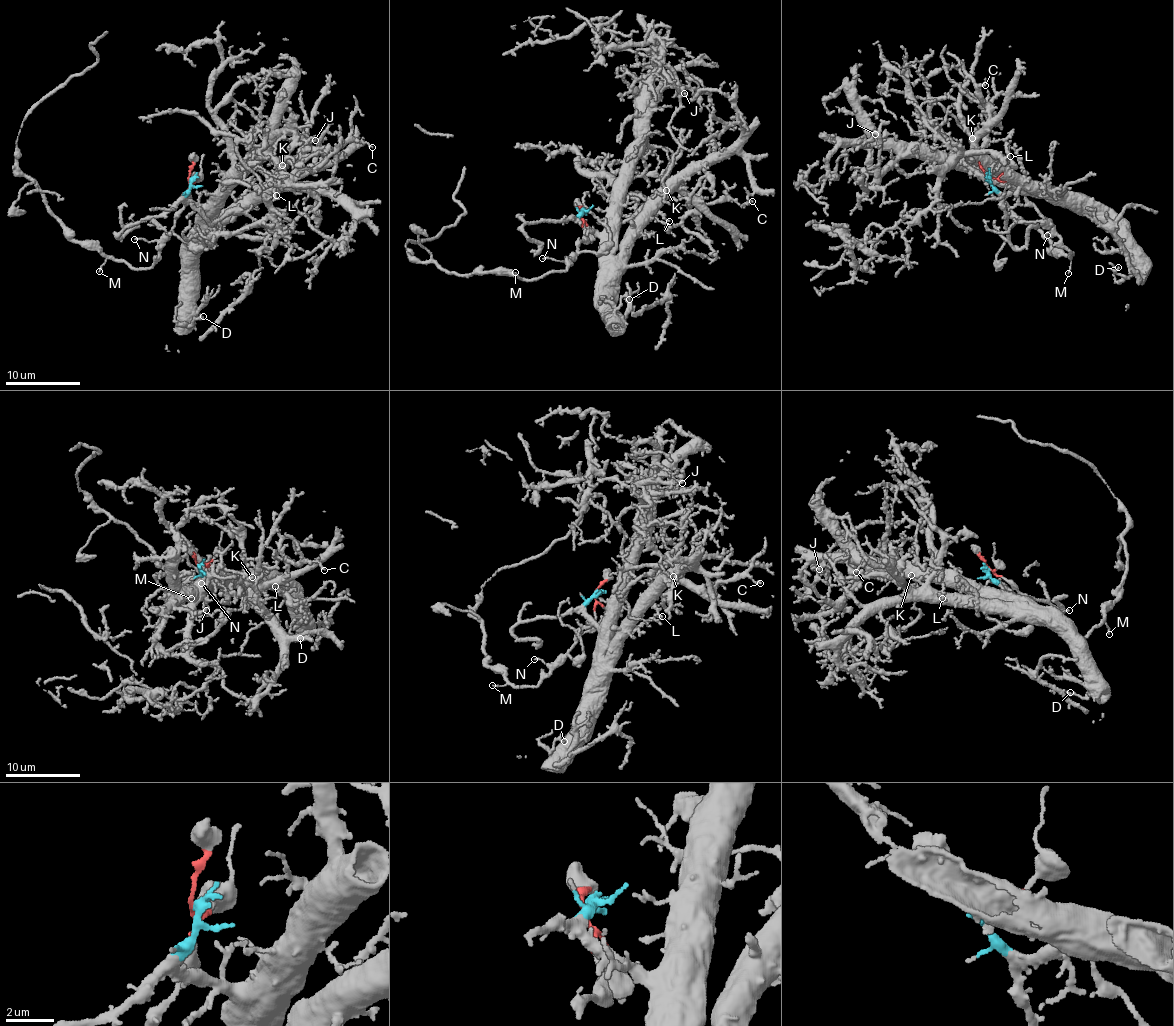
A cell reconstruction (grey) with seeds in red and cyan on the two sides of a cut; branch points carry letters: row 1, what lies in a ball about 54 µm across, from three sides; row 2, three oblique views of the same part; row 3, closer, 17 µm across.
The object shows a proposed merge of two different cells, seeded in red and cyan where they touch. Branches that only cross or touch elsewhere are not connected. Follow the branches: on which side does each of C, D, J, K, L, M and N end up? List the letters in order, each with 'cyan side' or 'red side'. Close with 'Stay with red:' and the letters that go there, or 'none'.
C: cyan side
D: cyan side
J: cyan side
K: cyan side
L: cyan side
M: red side
N: red side
Stay with red: M, N

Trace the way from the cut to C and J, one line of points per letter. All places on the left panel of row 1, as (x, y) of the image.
C: (189, 179), (188, 201), (214, 219), (275, 194), (312, 163), (321, 147), (352, 139), (372, 148)
J: (189, 179), (186, 199), (203, 203), (210, 199), (224, 178), (259, 156), (267, 142), (288, 134), (315, 140)

